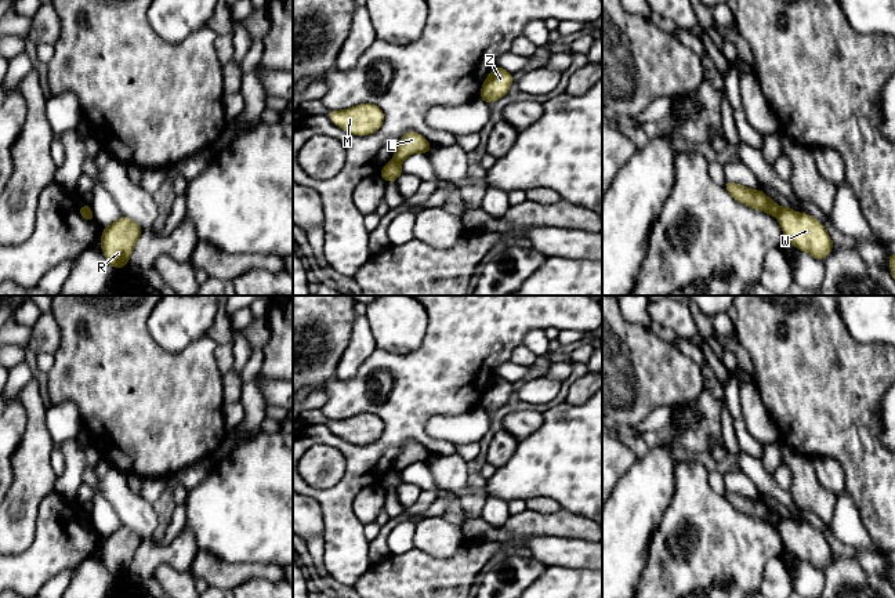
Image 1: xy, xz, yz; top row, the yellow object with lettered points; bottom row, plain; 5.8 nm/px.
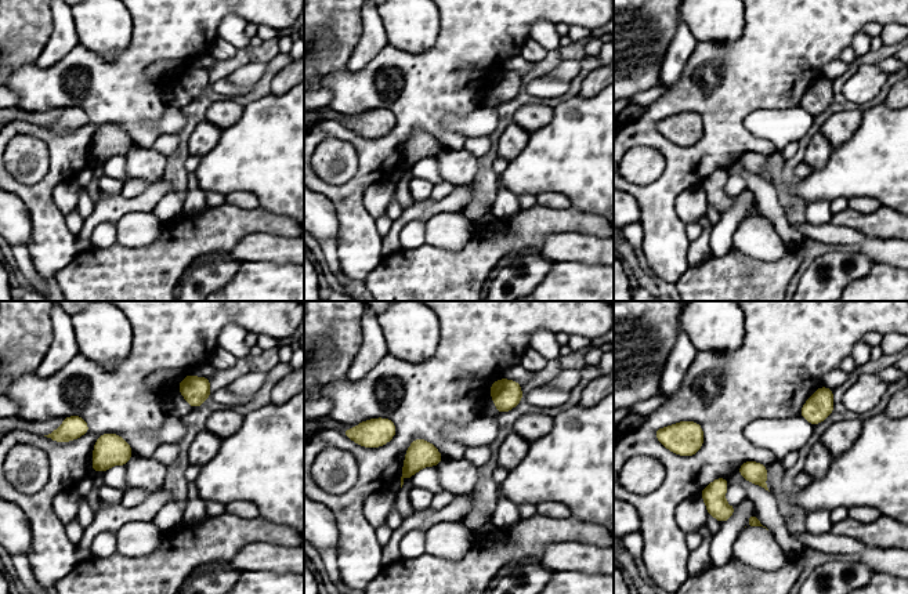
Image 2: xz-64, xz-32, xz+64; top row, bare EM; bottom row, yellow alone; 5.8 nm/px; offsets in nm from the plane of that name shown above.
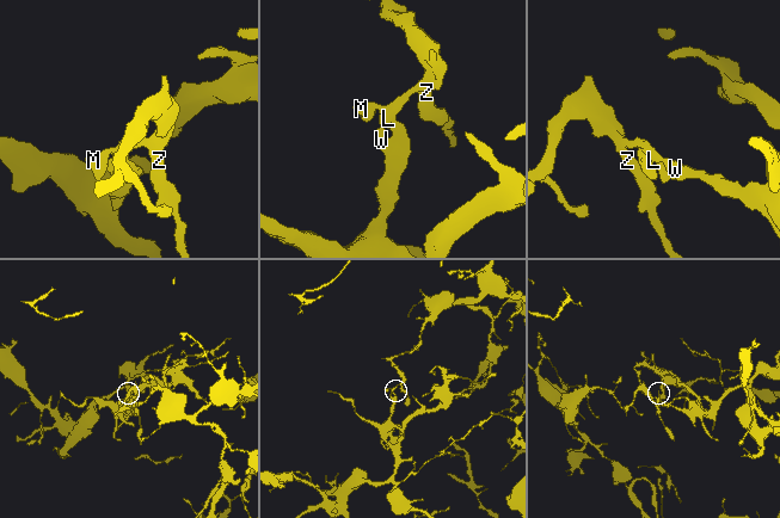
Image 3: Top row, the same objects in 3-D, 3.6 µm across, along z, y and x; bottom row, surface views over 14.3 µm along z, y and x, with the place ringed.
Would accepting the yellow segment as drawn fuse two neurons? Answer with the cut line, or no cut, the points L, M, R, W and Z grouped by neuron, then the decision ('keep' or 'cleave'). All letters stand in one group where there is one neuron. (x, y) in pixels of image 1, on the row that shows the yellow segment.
cut in yz along (781, 207), (775, 216); L M Z / R W; cleave

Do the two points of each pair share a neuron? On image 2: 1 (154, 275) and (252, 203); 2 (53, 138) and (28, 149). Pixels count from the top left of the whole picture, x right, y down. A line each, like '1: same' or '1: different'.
1: different
2: different

